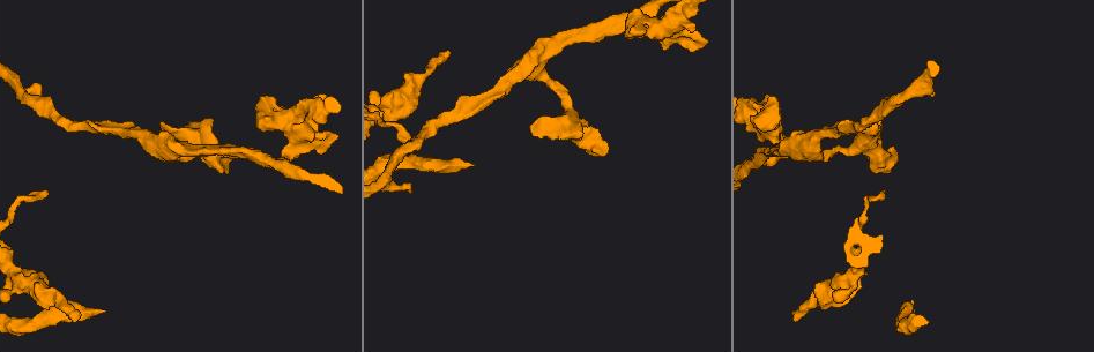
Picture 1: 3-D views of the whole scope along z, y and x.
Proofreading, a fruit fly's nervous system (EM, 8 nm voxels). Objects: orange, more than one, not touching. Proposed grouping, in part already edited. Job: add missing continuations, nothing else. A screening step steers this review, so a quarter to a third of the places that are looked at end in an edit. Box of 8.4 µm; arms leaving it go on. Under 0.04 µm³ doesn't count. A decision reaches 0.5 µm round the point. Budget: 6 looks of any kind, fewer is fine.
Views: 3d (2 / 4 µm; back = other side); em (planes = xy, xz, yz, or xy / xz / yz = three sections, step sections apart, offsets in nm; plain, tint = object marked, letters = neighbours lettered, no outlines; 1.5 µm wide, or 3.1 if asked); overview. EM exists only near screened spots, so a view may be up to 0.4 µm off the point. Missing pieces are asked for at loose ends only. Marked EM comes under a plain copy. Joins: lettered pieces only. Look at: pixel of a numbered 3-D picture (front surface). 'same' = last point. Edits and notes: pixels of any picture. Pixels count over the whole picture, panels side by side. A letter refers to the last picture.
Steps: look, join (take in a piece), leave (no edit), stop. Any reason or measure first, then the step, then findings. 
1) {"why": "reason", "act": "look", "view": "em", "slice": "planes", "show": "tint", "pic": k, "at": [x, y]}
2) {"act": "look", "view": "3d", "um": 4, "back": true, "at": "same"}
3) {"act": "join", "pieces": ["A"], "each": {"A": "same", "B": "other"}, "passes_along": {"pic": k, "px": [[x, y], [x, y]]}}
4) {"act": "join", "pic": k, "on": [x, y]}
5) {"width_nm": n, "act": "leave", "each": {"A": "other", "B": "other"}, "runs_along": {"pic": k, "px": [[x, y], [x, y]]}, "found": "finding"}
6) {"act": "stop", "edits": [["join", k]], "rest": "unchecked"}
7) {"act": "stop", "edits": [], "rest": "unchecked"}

{"why": "an open end", "act": "look", "view": "em", "slice": "planes", "show": "letters", "pic": 1, "at": [475, 164]}

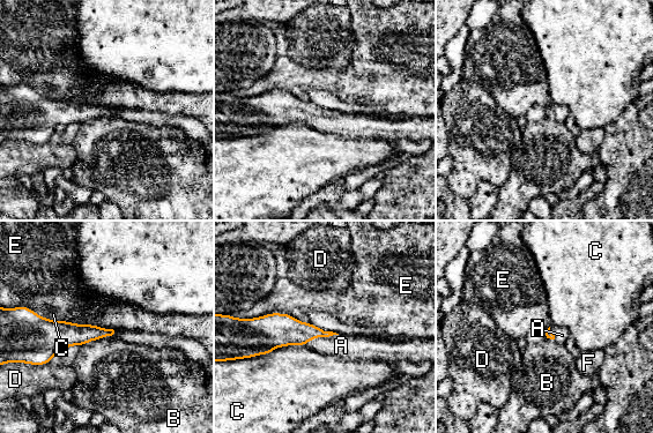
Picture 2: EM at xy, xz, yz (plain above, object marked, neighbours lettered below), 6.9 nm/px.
{"act": "join", "pieces": ["A"], "each": {"A": "same", "B": "other", "C": "other", "D": "other", "E": "other", "F": "other"}, "passes_along": {"pic": 2, "px": [[287, 330], [321, 336], [341, 345]]}, "found": "it goes on there"}

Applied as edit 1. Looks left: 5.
{"why": "free end", "act": "look", "view": "em", "slice": "xz", "step": 4, "show": "letters", "pic": 1, "at": [794, 314]}

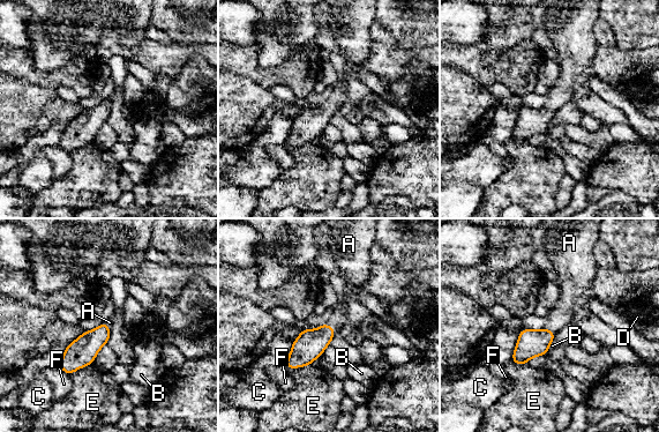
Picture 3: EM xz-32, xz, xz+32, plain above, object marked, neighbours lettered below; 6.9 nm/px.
{"why": "cut it another way", "act": "look", "view": "em", "slice": "planes", "show": "letters", "at": "same"}

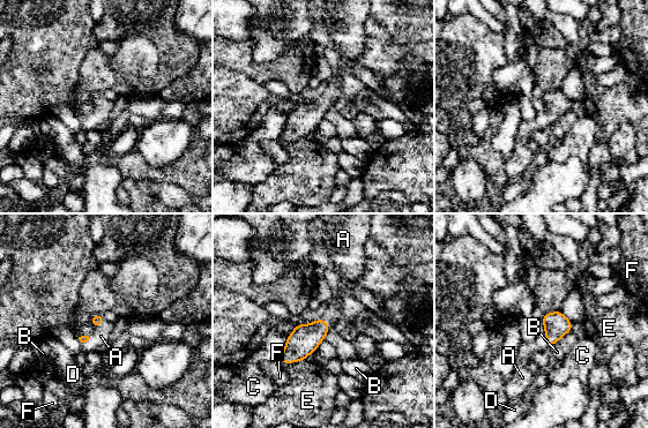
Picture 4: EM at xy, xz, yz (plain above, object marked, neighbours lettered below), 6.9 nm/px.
{"act": "join", "pieces": ["A"], "each": {"A": "same", "B": "other", "C": "other", "D": "other", "E": "other", "F": "other"}, "passes_along": {"pic": 4, "px": [[97, 318], [102, 324], [101, 336]]}, "found": "it goes on there"}

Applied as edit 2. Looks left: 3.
{"why": "free end", "act": "look", "view": "3d", "um": 4, "pic": 1, "at": [39, 94]}

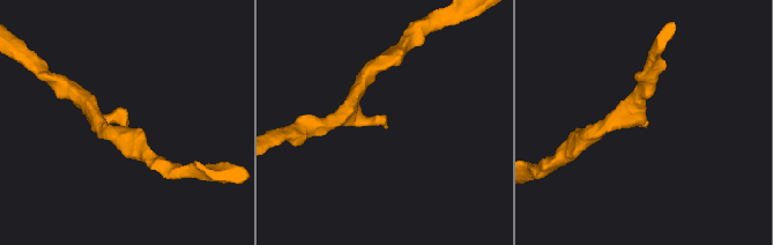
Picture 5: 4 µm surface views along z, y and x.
{"act": "look", "view": "em", "slice": "xy", "step": 4, "show": "letters", "pic": 5, "at": [385, 126]}

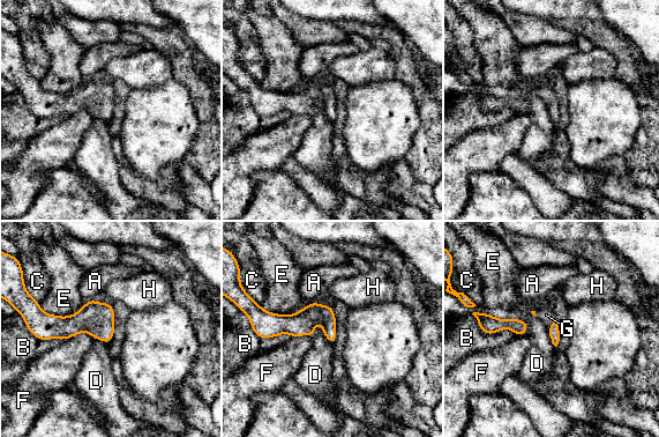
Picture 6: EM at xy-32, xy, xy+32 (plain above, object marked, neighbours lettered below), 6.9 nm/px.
{"act": "look", "view": "em", "slice": "xz", "step": 8, "show": "letters", "at": "same"}

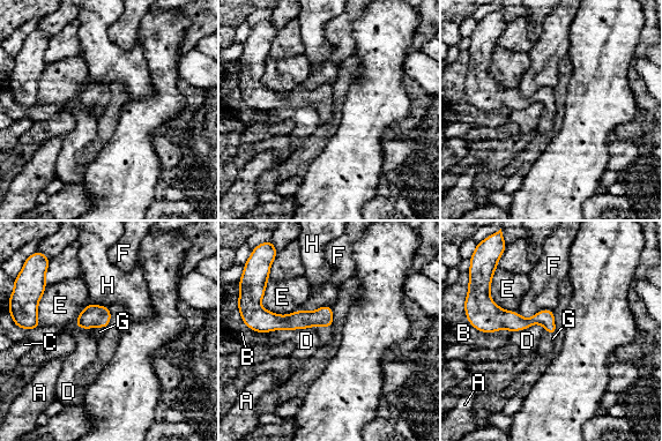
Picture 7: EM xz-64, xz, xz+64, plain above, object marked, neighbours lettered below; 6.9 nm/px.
{"act": "join", "pieces": ["G"], "each": {"A": "other", "B": "other", "C": "other", "D": "other", "E": "other", "F": "other", "G": "same", "H": "other"}, "found": "the cell continues"}

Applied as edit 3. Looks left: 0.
{"act": "stop", "edits": [["join", 2], ["join", 4], ["join", 7]], "rest": "unchecked"}

